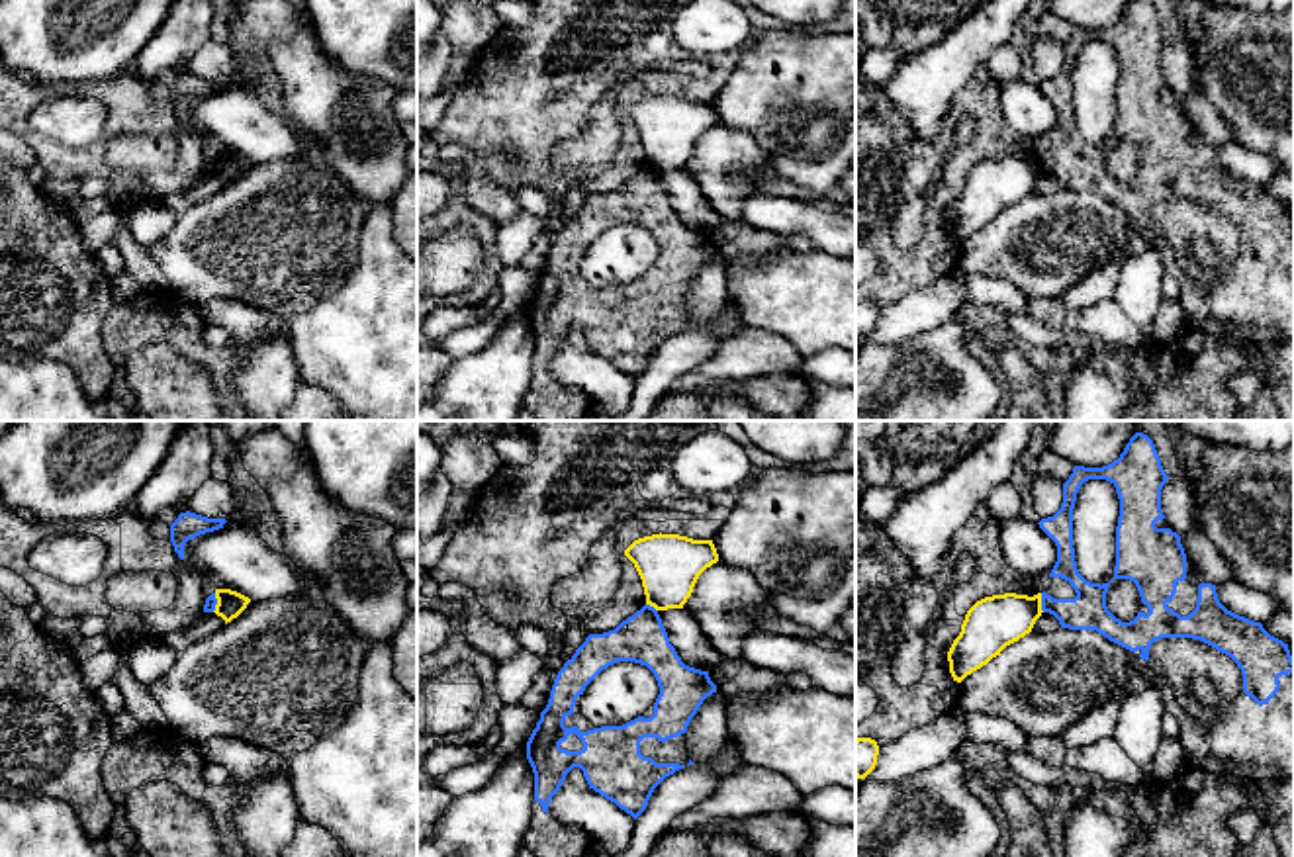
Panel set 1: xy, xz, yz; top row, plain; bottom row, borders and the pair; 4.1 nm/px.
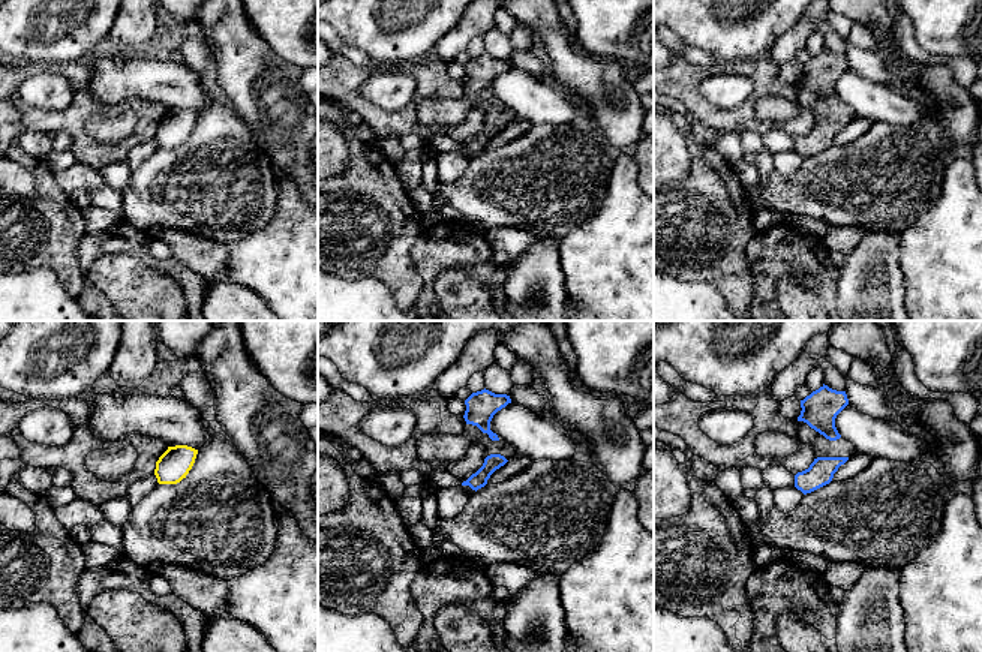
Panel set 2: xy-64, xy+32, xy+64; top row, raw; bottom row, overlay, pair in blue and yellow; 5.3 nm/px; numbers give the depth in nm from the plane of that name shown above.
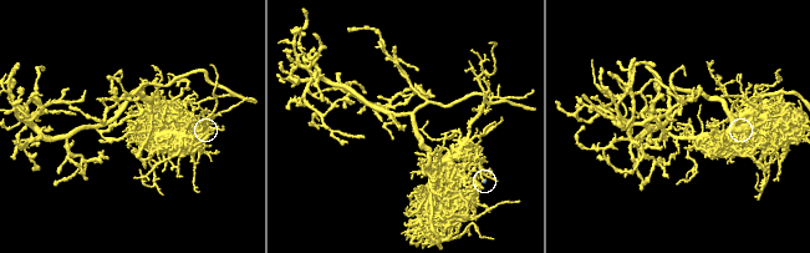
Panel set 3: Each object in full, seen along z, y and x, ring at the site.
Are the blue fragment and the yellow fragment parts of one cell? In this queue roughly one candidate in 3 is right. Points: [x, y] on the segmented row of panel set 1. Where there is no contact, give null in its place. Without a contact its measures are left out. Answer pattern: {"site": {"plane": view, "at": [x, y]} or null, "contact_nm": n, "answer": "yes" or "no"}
{"site": {"plane": "yz", "at": [1042, 603]}, "contact_nm": 80, "answer": "no"}

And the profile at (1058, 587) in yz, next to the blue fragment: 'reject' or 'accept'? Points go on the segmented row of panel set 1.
accept

